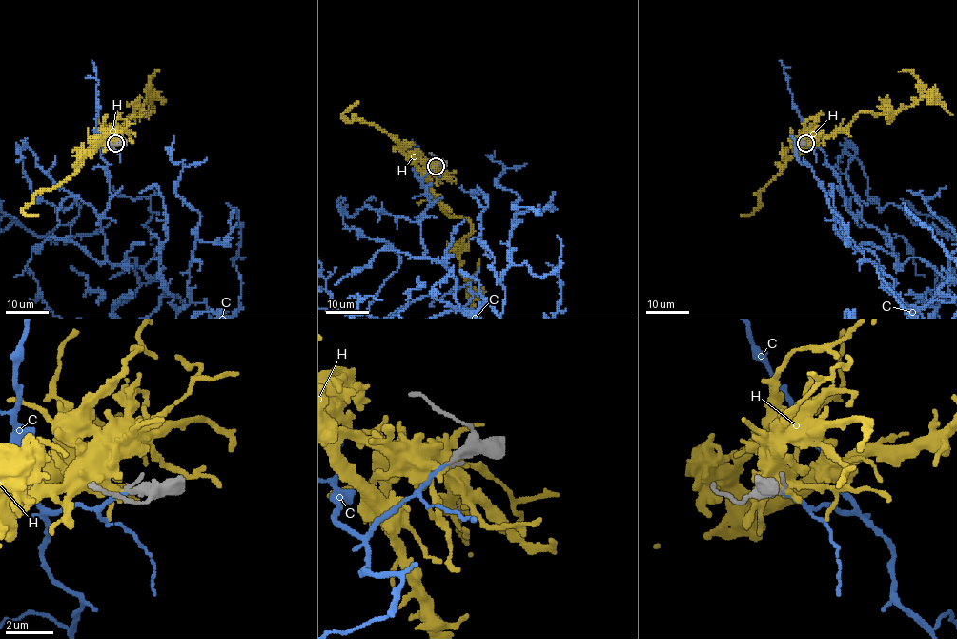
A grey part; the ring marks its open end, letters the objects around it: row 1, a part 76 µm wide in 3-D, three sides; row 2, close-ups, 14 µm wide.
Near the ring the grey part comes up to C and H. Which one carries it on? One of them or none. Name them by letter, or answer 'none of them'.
C

